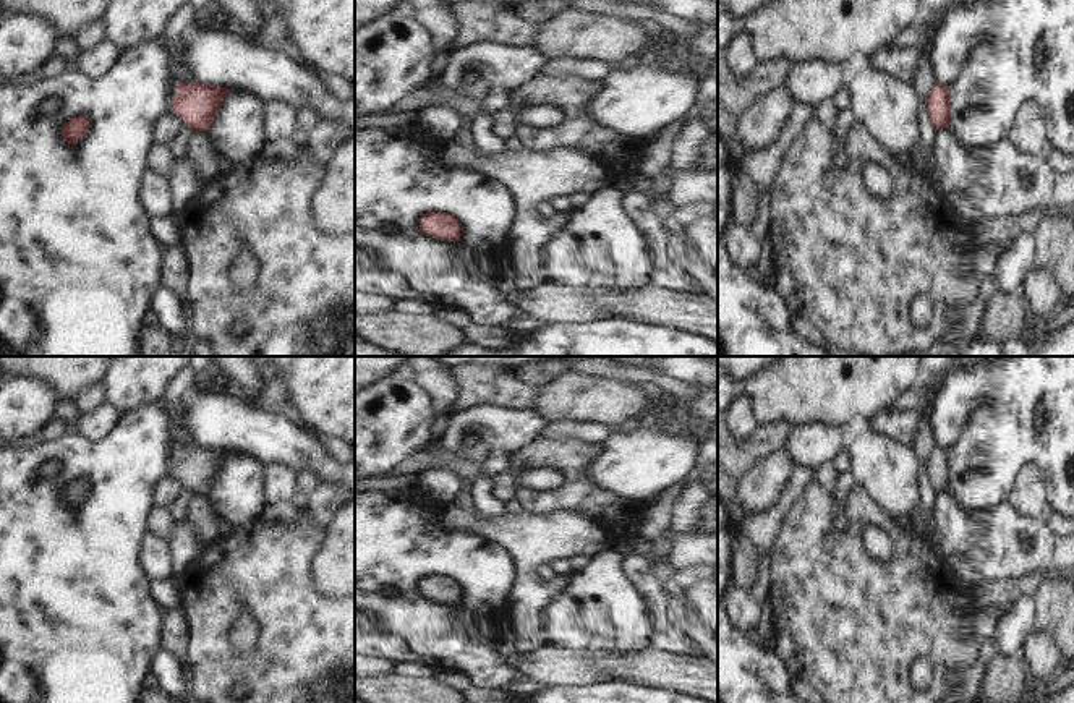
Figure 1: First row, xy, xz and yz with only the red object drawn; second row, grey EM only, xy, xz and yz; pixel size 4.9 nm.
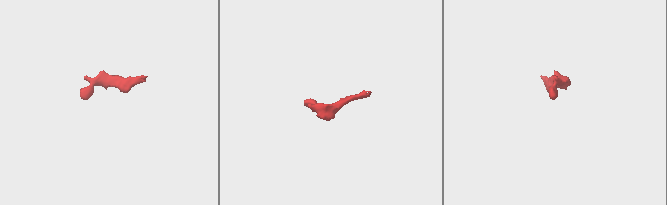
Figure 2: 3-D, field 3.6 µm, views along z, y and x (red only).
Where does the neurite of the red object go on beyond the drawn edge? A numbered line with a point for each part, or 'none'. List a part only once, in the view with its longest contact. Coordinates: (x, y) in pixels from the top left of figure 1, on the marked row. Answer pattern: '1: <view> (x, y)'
none

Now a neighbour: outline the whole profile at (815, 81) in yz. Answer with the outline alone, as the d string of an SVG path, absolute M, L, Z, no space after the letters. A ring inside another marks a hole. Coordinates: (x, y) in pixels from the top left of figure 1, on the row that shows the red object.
M816 58L803 62L789 78L787 84L797 97L797 104L818 105L833 100L839 89L849 83L855 65L839 60Z

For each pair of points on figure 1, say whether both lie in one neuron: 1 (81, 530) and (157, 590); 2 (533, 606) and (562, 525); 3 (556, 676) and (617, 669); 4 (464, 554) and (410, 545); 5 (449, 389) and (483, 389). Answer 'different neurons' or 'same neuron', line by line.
1: different neurons
2: same neuron
3: same neuron
4: same neuron
5: different neurons

